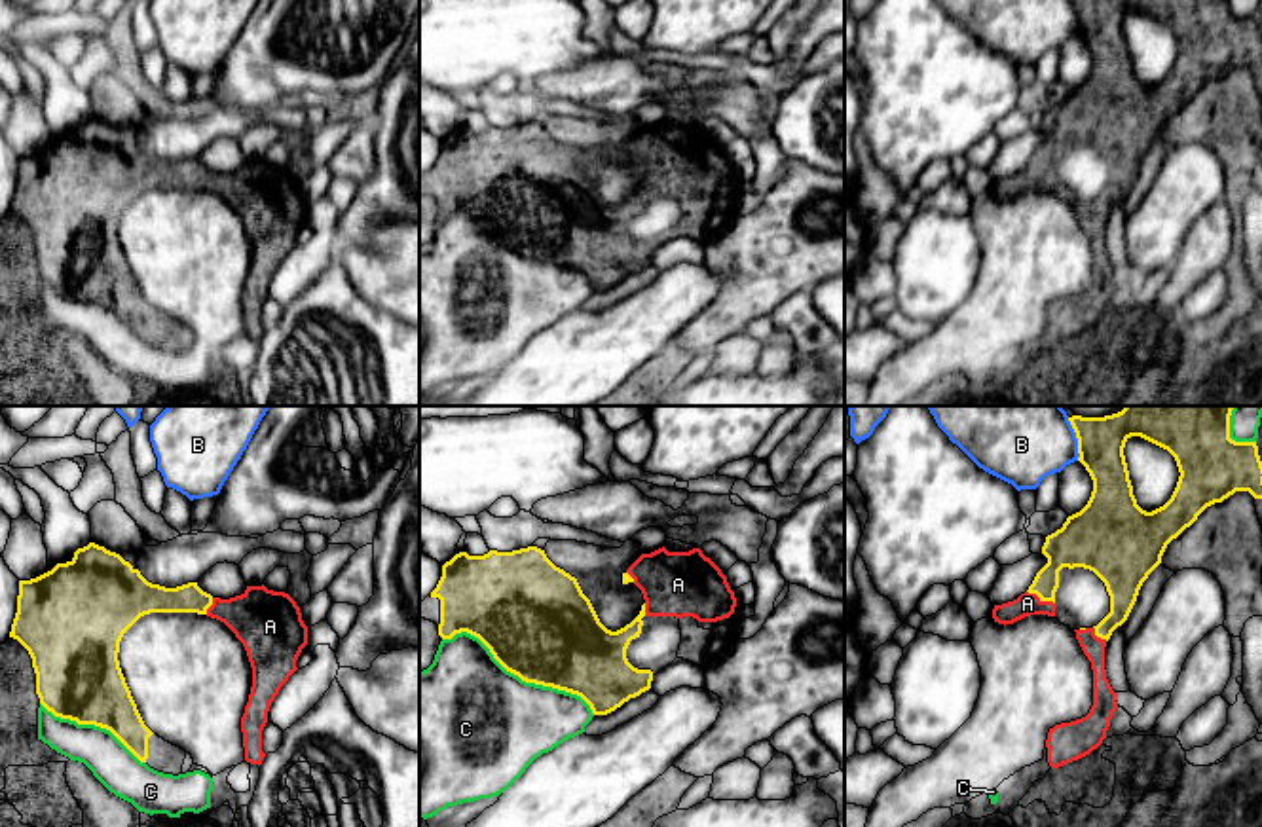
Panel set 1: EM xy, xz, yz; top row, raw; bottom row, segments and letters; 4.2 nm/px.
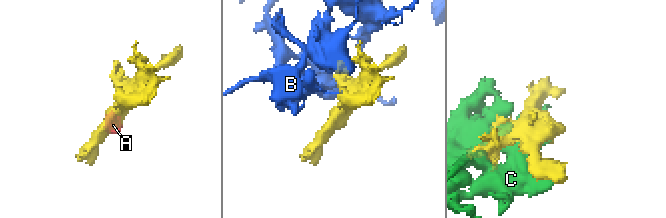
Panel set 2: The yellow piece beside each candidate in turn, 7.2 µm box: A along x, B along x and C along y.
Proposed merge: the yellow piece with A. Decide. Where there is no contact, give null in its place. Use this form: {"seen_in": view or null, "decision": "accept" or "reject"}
{"seen_in": "yz", "decision": "accept"}

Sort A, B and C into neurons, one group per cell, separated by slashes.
A / B / C

